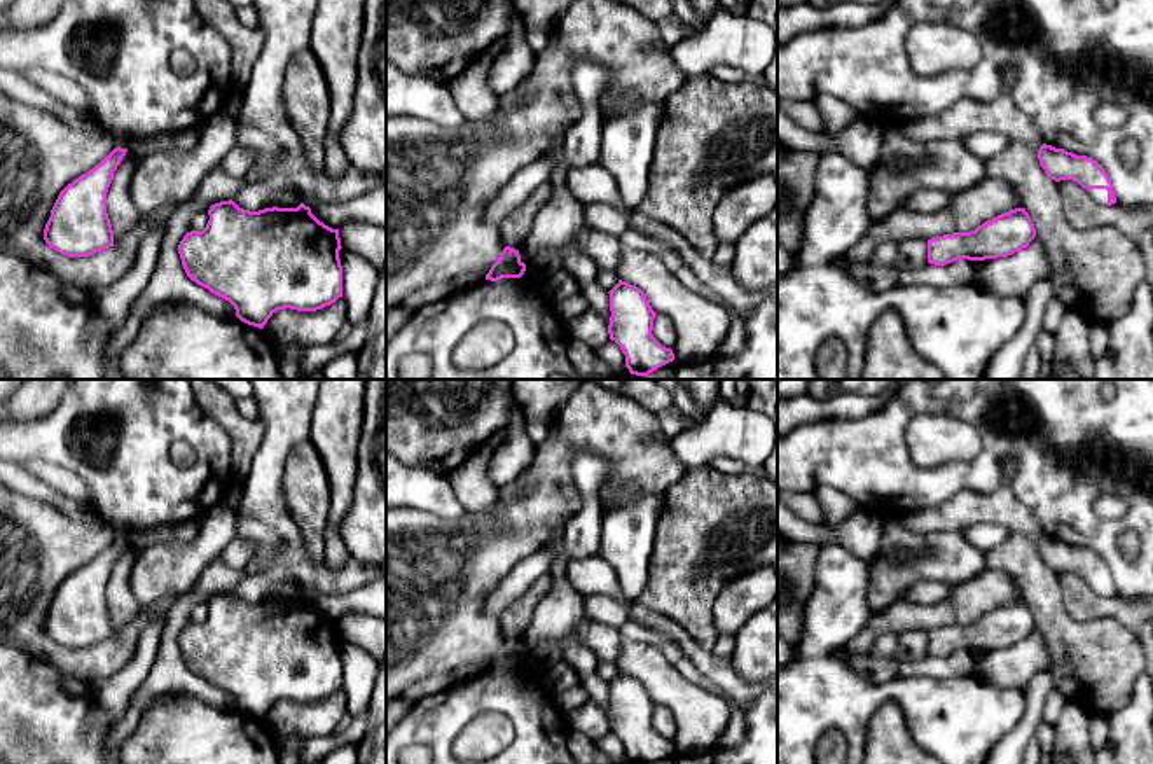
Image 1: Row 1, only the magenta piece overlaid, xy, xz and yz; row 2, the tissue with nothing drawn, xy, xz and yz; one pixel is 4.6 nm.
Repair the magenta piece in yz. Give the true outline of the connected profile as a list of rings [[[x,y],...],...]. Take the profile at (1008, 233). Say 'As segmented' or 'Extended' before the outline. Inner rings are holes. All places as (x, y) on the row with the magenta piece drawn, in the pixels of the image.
As segmented. [[[1025,208],[1001,213],[975,231],[952,233],[928,240],[928,262],[945,266],[957,259],[985,260],[1008,257],[1036,238],[1034,224]]]

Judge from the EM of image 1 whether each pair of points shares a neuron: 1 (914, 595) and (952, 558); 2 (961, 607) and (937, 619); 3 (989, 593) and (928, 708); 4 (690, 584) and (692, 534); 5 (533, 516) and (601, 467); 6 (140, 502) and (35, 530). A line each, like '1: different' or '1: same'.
1: different
2: same
3: different
4: same
5: different
6: different

